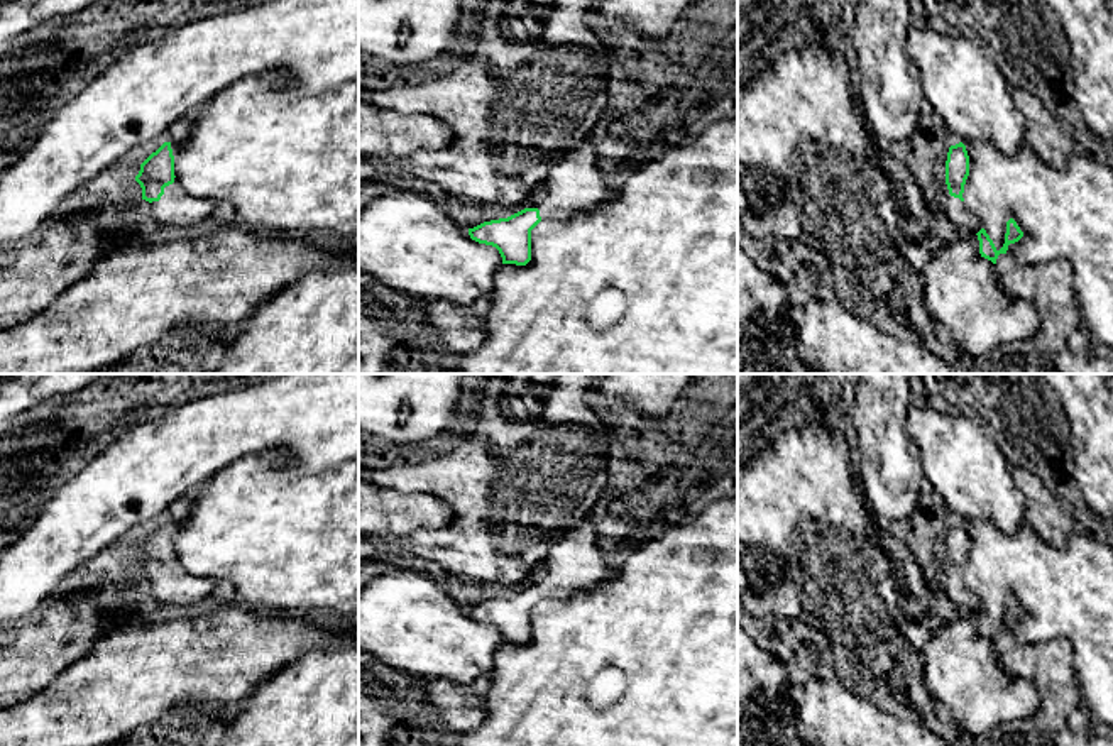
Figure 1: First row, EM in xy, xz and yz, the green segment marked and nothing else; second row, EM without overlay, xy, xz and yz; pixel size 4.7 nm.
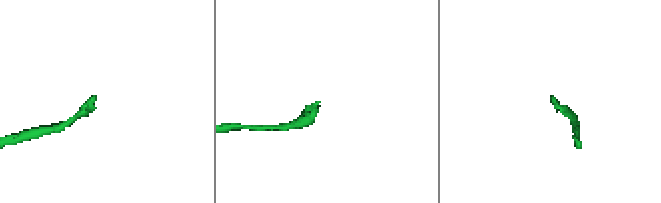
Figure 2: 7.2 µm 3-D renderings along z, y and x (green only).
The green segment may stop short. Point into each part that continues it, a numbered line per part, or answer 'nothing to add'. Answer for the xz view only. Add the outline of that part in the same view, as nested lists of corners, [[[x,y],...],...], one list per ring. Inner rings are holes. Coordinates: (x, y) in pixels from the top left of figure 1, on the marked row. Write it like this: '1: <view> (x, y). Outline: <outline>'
1: xz (575, 183). Outline: [[[590,142],[565,154],[543,183],[545,195],[538,201],[541,220],[568,220],[614,195],[604,181],[607,166]]]

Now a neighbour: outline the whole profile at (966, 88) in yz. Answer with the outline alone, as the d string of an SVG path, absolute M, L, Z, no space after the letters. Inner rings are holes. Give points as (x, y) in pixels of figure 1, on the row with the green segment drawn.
M912 27L907 32L907 54L917 68L924 96L932 110L944 120L951 135L964 145L988 142L1005 156L1015 156L1025 144L1025 117L1015 107L1010 86L998 63L990 59L979 41L957 32L939 32L932 27Z

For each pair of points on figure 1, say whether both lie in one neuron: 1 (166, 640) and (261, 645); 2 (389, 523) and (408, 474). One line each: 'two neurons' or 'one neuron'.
1: one neuron
2: two neurons

